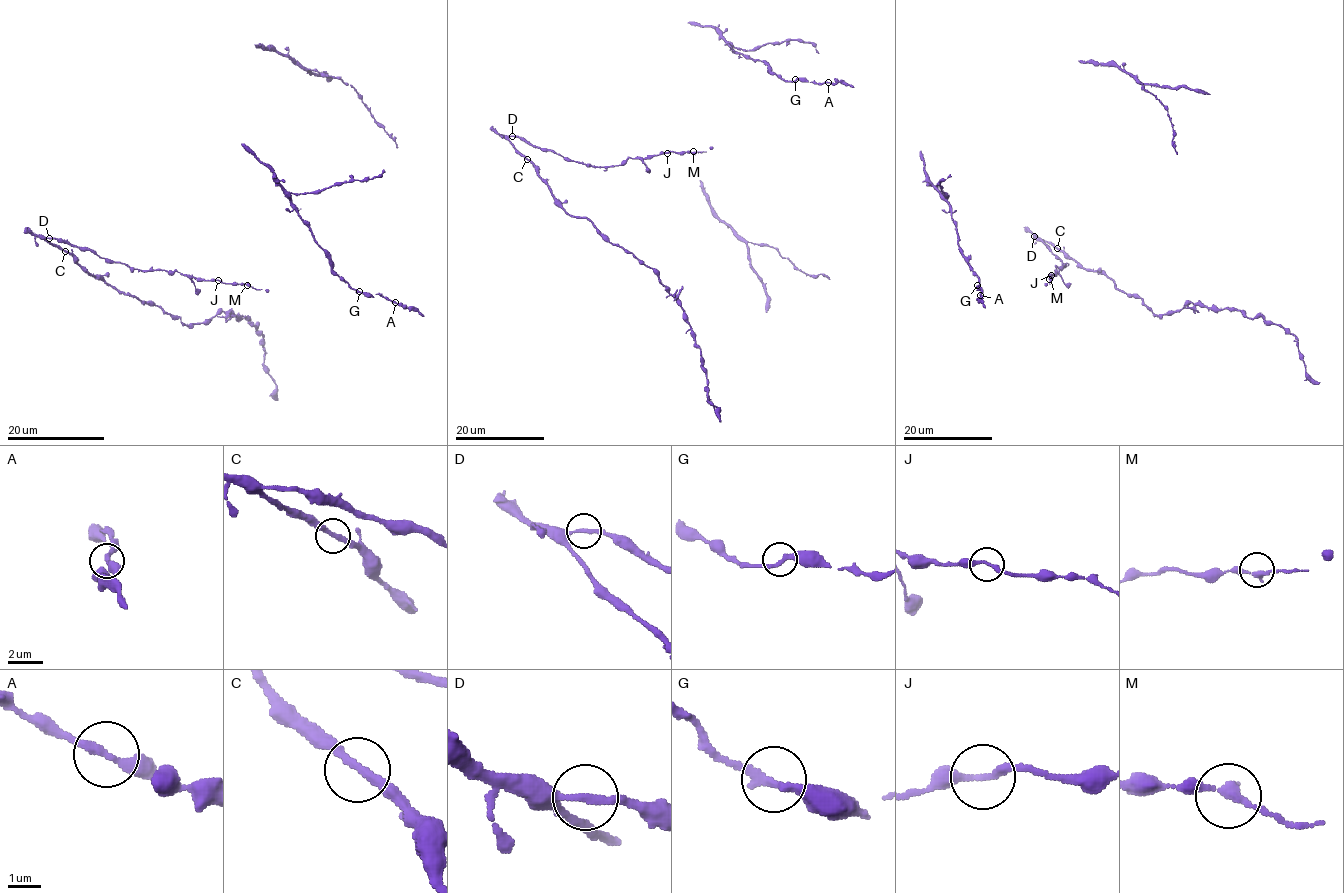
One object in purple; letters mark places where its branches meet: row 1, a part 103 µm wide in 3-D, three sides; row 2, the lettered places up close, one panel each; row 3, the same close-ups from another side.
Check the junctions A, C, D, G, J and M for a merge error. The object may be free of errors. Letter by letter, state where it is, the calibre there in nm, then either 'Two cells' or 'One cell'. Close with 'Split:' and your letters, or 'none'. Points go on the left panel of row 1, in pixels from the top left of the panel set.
A: Place: (395, 302). Thickness 240 nm. One cell
C: Place: (65, 251). Thickness 260 nm. One cell
D: Place: (49, 238). Thickness 240 nm. One cell
G: Place: (359, 291). Thickness 260 nm. One cell
J: Place: (218, 280). Thickness 240 nm. One cell
M: Place: (247, 285). Thickness 260 nm. One cell
Split: none

